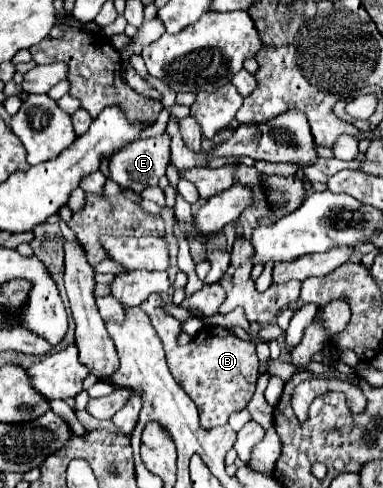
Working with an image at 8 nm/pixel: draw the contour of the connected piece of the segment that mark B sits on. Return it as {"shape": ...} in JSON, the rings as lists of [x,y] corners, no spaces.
{"shape":[[[153,293],[143,303],[141,309],[149,315],[151,325],[155,327],[167,355],[169,369],[177,383],[191,395],[199,409],[199,419],[203,429],[213,429],[217,425],[225,425],[229,415],[233,411],[245,409],[245,405],[255,395],[255,381],[259,375],[259,359],[255,353],[255,347],[251,343],[241,341],[231,331],[217,327],[217,325],[205,325],[189,345],[179,345],[179,323],[175,317],[161,311],[163,299]]]}

